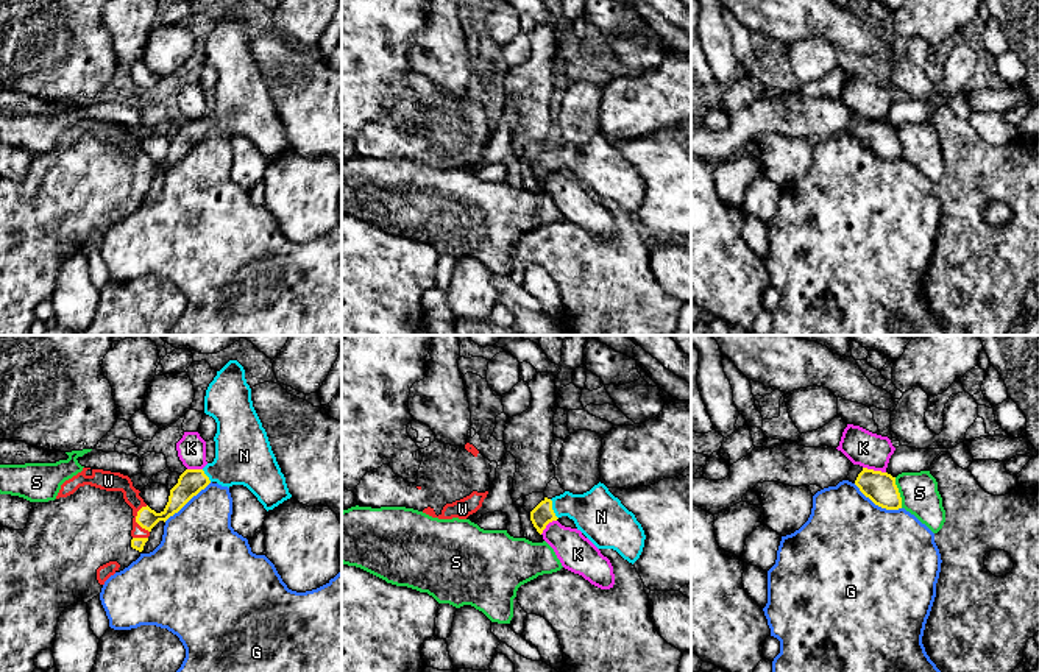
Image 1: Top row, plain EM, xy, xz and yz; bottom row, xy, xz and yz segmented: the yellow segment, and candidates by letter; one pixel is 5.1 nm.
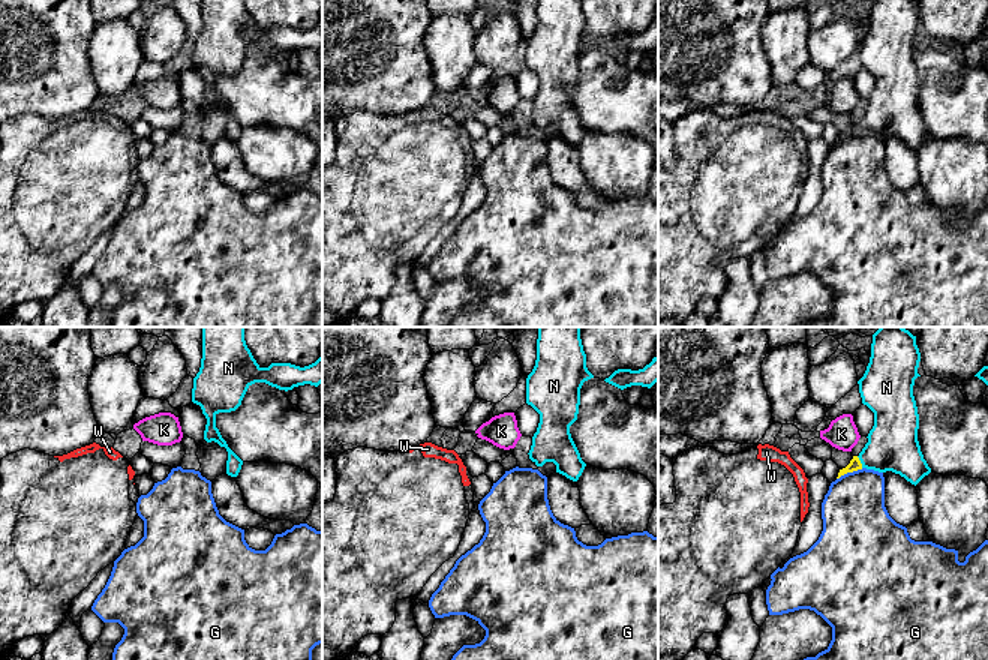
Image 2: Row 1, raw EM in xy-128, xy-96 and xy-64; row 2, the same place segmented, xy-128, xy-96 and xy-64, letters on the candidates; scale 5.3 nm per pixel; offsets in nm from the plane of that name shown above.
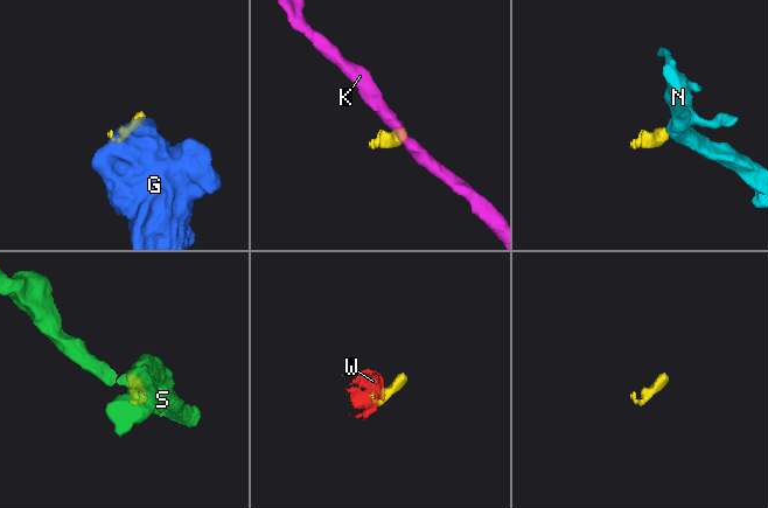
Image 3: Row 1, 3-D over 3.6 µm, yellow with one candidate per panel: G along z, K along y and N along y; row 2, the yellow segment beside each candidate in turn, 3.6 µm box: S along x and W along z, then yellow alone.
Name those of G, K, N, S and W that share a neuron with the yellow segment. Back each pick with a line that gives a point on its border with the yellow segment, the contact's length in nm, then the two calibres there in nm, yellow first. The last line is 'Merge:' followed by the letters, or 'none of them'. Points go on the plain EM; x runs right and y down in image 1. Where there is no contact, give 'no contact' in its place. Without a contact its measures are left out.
N: contact xz (551, 159); length 110 nm; calibres 110 and 240 nm
W: contact xy (136, 170); length 150 nm; calibres 110 and 100 nm
Merge: N, W

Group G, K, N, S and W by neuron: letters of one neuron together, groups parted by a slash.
G / K / N W / S

